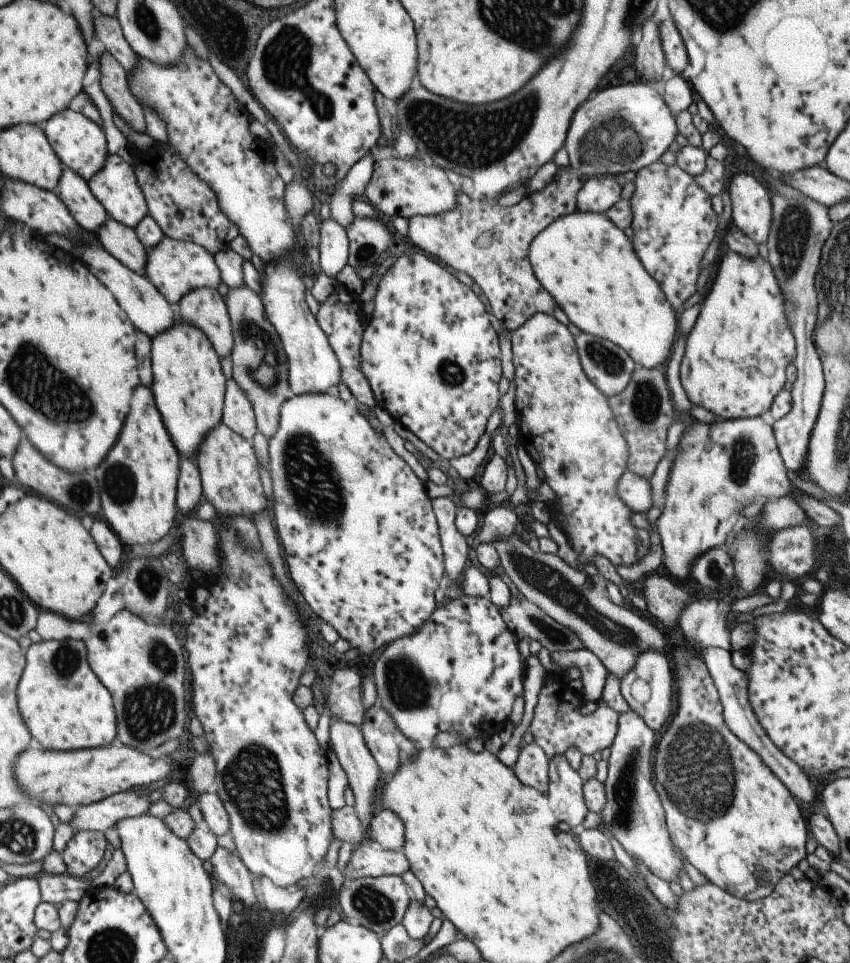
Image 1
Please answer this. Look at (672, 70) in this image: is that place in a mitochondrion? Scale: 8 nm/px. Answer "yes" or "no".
no

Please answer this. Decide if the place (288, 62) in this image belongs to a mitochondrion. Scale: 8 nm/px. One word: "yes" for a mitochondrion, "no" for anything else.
yes

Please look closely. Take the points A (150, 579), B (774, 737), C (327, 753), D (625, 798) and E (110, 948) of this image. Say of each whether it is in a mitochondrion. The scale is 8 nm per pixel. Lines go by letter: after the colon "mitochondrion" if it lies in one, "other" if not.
A: mitochondrion
B: other
C: other
D: mitochondrion
E: mitochondrion

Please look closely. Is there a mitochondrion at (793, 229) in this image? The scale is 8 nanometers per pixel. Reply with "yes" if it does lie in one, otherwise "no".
yes

